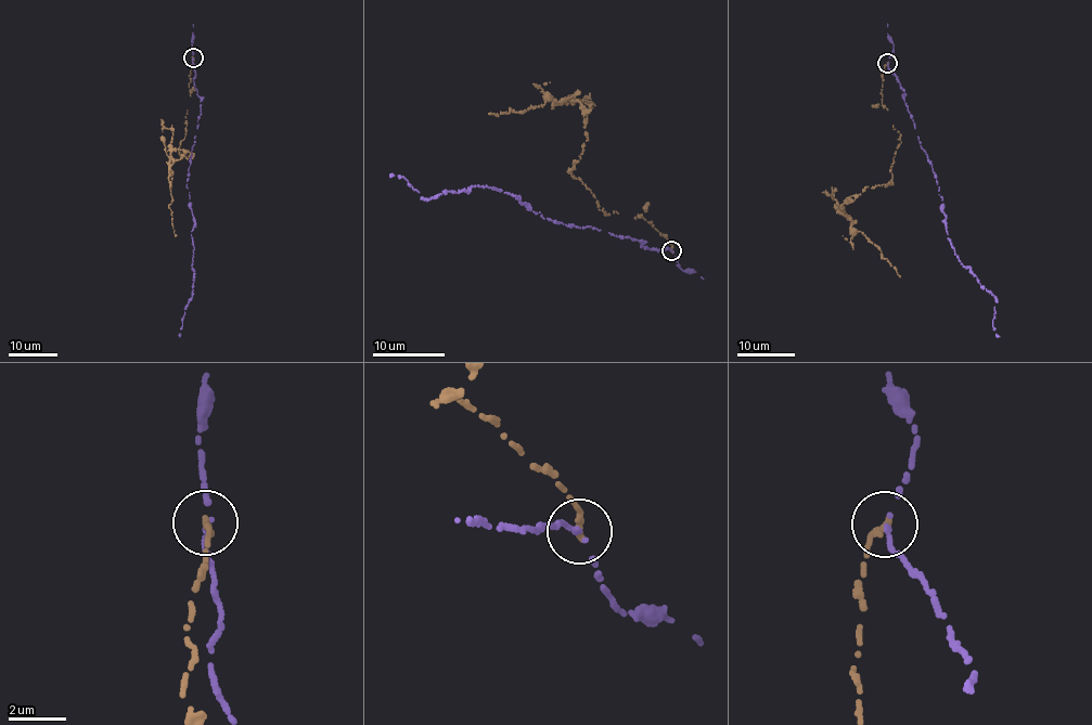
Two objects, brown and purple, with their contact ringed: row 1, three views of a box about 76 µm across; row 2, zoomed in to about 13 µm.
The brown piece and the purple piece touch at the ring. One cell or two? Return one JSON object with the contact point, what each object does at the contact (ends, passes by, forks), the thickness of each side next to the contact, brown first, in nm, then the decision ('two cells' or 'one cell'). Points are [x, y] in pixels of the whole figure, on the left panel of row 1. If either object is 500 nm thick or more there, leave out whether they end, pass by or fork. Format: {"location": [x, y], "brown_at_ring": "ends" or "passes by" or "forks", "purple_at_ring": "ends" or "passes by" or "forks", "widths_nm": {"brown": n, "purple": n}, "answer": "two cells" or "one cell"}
{"location": [193, 57], "brown_at_ring": "ends", "purple_at_ring": "passes by", "widths_nm": {"brown": 280, "purple": 140}, "answer": "two cells"}

